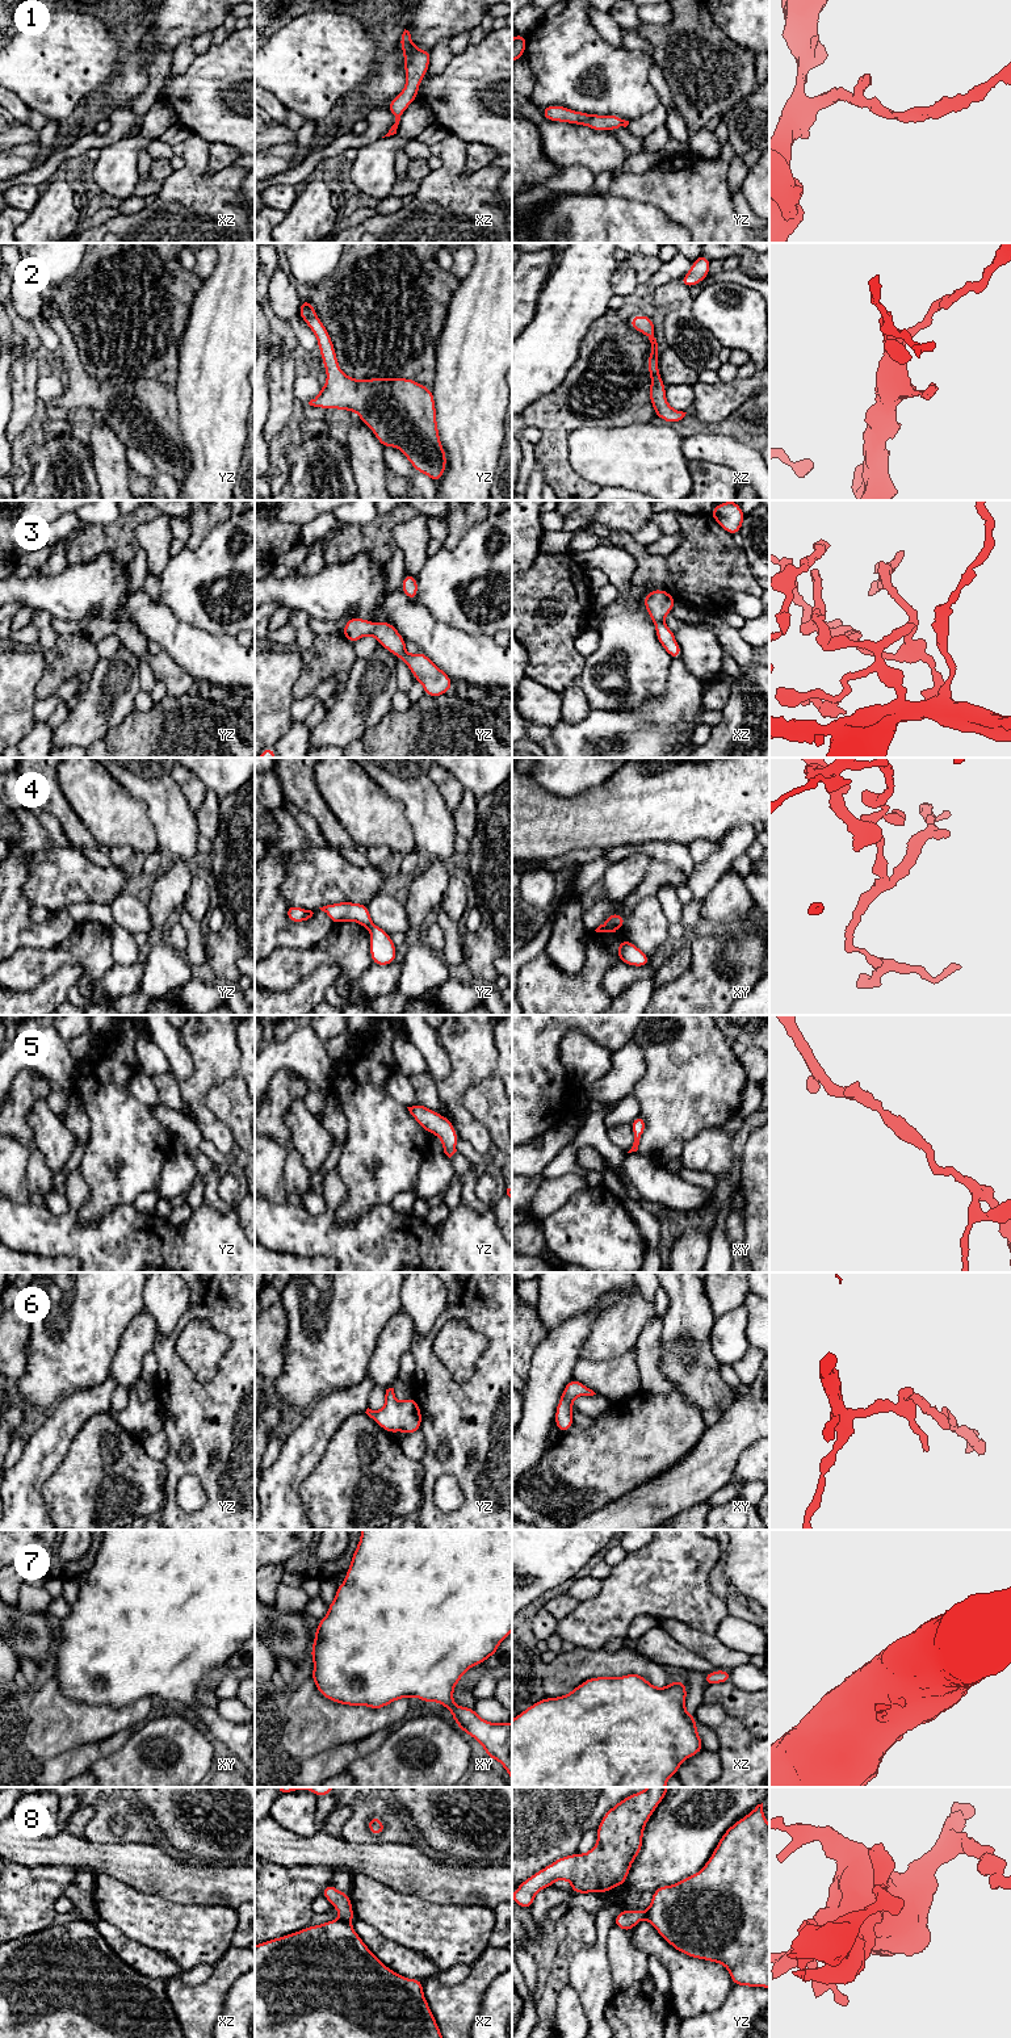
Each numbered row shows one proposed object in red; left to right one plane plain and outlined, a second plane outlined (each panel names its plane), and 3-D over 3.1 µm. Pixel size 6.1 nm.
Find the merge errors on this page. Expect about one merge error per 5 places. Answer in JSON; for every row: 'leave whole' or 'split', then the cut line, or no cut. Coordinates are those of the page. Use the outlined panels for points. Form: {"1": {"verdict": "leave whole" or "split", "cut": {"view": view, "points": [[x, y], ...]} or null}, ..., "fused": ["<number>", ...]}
{"1": {"verdict": "leave whole", "cut": null}, "2": {"verdict": "leave whole", "cut": null}, "3": {"verdict": "leave whole", "cut": null}, "4": {"verdict": "split", "cut": {"view": "xy", "points": [[604, 923], [613, 925], [617, 929]]}}, "5": {"verdict": "leave whole", "cut": null}, "6": {"verdict": "leave whole", "cut": null}, "7": {"verdict": "leave whole", "cut": null}, "8": {"verdict": "split", "cut": {"view": "xz", "points": [[342, 1919], [349, 1923]]}}, "fused": ["4", "8"]}

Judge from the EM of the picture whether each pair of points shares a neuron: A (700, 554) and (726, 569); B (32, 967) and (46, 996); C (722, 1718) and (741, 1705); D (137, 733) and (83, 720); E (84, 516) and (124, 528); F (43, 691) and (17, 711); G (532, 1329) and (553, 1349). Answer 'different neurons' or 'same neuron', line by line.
A: same neuron
B: different neurons
C: different neurons
D: different neurons
E: different neurons
F: different neurons
G: different neurons

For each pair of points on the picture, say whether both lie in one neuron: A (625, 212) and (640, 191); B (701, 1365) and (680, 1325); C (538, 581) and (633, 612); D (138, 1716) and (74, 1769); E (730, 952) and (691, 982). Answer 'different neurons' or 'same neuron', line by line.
A: different neurons
B: same neuron
C: different neurons
D: different neurons
E: same neuron

